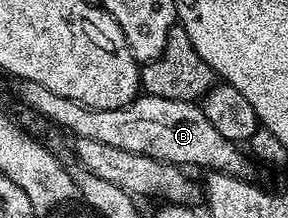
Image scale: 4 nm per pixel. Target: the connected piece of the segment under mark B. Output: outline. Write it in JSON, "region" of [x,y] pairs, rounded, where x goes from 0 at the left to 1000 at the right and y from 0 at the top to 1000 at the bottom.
{"region":[[[69,362],[59,394],[69,445],[115,505],[198,578],[250,601],[250,624],[309,647],[351,647],[351,665],[392,665],[392,683],[434,683],[434,702],[514,711],[576,748],[667,748],[677,766],[719,766],[722,789],[764,784],[851,826],[875,817],[875,734],[851,706],[847,679],[767,628],[767,610],[753,610],[753,592],[726,573],[726,537],[712,537],[688,468],[587,463],[573,445],[486,427],[469,440],[462,468],[420,500],[323,500],[240,445],[212,445],[156,408],[156,390],[128,390],[128,372]]]}

